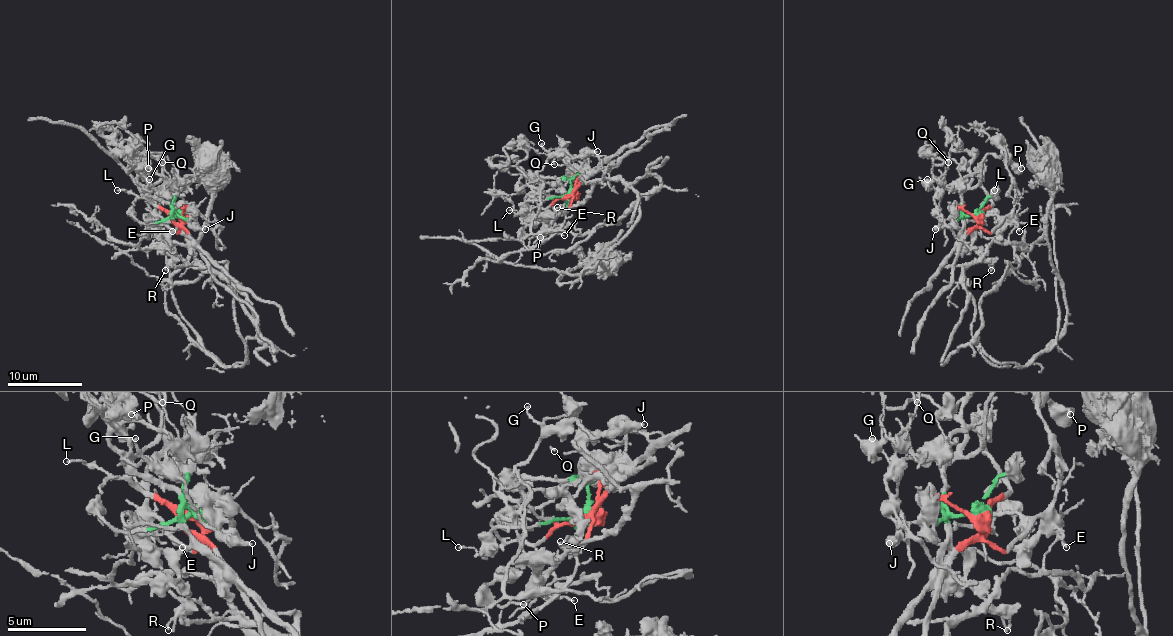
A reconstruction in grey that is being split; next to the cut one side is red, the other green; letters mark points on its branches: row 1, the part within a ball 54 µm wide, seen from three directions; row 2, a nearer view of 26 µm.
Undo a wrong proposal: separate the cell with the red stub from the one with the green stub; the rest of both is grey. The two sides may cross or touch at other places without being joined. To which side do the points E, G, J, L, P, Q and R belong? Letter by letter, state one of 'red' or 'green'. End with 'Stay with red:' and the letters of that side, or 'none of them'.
E: red
G: green
J: green
L: red
P: green
Q: red
R: green
Stay with red: E, L, Q

